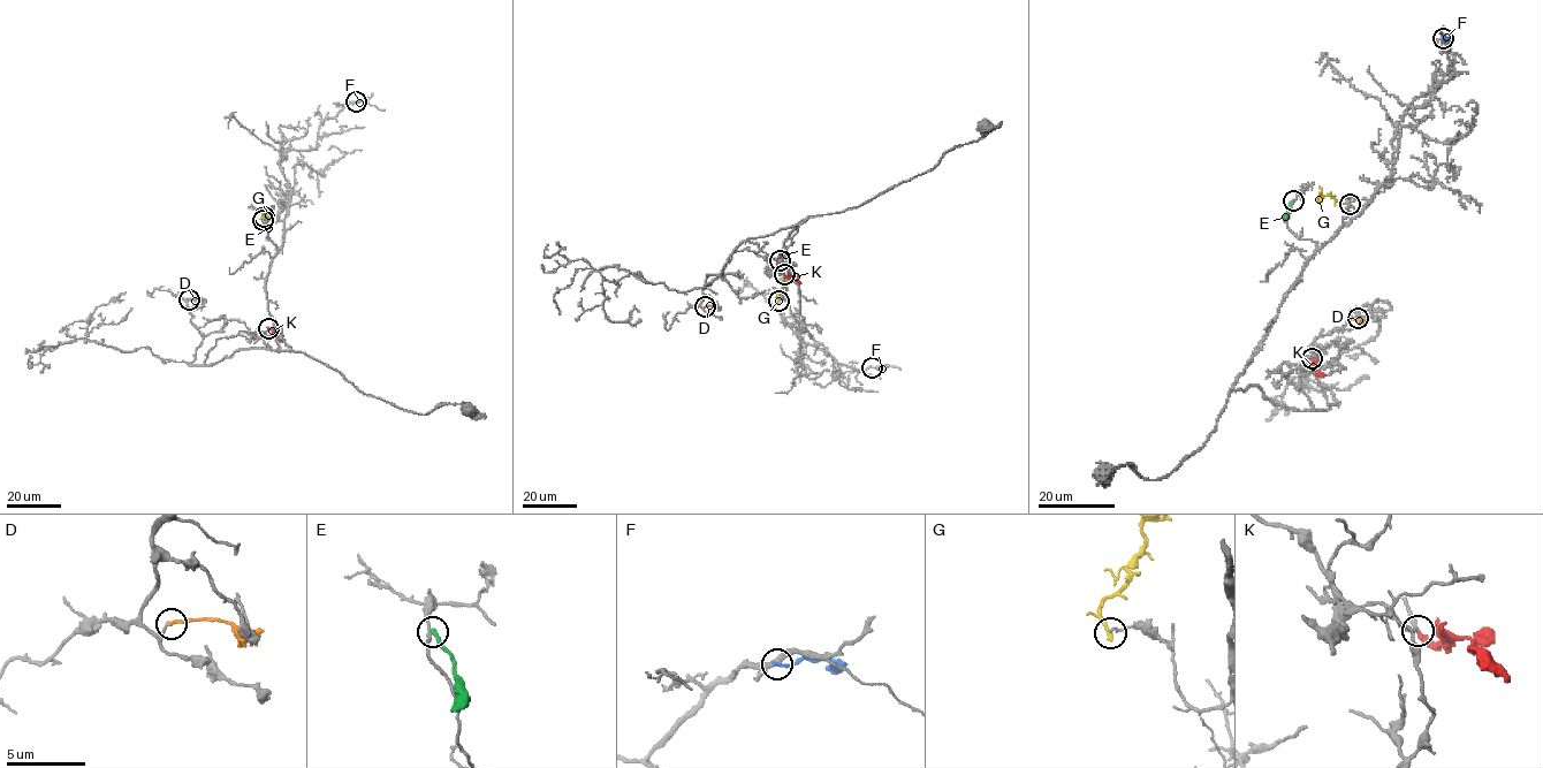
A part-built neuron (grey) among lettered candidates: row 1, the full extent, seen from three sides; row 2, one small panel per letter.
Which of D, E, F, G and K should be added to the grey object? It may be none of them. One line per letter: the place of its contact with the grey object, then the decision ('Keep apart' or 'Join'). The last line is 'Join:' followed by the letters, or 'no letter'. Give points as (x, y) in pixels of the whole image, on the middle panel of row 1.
D: Touches grey at (705, 306). Keep apart
E: Touches grey at (780, 260). Keep apart
F: Touches grey at (872, 367). Keep apart
G: Touches grey at (778, 301). Keep apart
K: Touches grey at (784, 274). Join
Join: K

